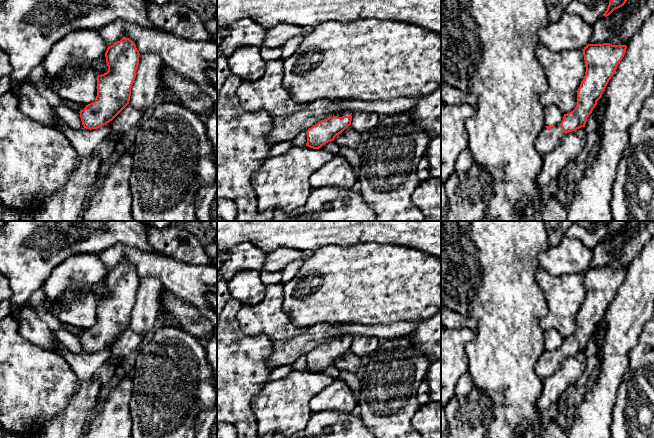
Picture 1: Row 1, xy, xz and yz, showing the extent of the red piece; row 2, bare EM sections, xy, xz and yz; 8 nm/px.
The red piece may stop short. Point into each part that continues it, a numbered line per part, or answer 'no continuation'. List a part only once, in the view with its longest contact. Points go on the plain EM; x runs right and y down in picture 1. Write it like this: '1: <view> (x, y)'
1: xz (344, 336)

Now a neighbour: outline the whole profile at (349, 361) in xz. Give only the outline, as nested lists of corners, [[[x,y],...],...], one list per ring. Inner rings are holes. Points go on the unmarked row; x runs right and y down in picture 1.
[[[351,349],[348,350],[341,358],[337,359],[334,365],[341,371],[350,371],[357,373],[361,364],[361,358],[355,355]]]

